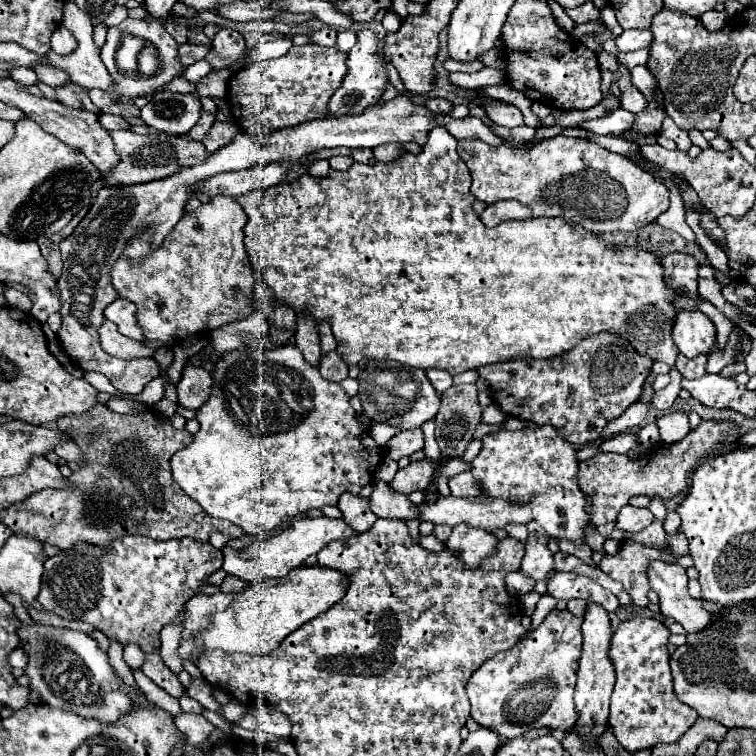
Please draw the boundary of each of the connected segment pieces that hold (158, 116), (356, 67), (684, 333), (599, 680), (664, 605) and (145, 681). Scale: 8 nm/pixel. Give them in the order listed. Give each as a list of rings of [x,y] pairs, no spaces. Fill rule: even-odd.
[[[155,93],[149,97],[149,103],[141,109],[141,119],[145,125],[169,135],[185,135],[191,127],[197,125],[199,117],[201,101],[193,99],[191,93]]]
[[[371,29],[357,31],[357,43],[349,51],[349,59],[347,59],[349,73],[347,73],[343,85],[335,91],[335,95],[329,101],[331,117],[359,115],[361,111],[365,111],[373,103],[381,101],[381,97],[383,97],[383,93],[387,89],[389,77],[387,77],[387,69],[383,67],[383,59],[377,55],[377,45],[379,45],[379,39],[377,39],[377,35]]]
[[[681,311],[673,325],[673,341],[679,351],[693,359],[697,355],[709,355],[715,345],[715,325],[701,311]]]
[[[589,603],[587,613],[583,617],[583,655],[579,661],[577,689],[575,689],[577,723],[573,727],[585,743],[597,743],[607,727],[609,697],[611,697],[611,691],[615,685],[615,669],[607,657],[609,641],[611,641],[611,625],[609,625],[607,611],[597,603]]]
[[[655,561],[649,567],[651,589],[661,597],[661,613],[681,623],[687,633],[697,633],[713,623],[713,615],[703,609],[699,599],[687,593],[687,573],[675,563]]]
[[[135,669],[133,673],[135,673],[137,687],[143,691],[143,695],[145,695],[151,703],[155,703],[155,705],[157,705],[157,707],[161,707],[163,711],[171,713],[173,717],[181,713],[179,701],[177,701],[175,697],[171,697],[171,695],[169,695],[169,693],[165,693],[161,687],[157,687],[157,685],[147,677],[147,675],[143,675],[143,671],[141,671],[141,669]]]

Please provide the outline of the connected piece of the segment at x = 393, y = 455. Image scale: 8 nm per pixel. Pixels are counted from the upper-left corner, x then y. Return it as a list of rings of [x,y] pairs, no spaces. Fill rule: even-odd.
[[[417,427],[417,429],[401,431],[399,435],[395,435],[387,443],[385,455],[393,461],[399,461],[401,457],[411,457],[419,449],[423,449],[423,431]]]

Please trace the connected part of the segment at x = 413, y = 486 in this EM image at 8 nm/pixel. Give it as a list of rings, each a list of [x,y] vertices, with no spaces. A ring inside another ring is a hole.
[[[423,459],[423,461],[417,461],[417,463],[411,463],[409,467],[397,471],[397,475],[393,477],[393,481],[389,483],[389,487],[397,493],[413,493],[413,491],[425,491],[429,487],[429,481],[431,481],[431,475],[435,471],[435,463],[431,463],[429,459]]]

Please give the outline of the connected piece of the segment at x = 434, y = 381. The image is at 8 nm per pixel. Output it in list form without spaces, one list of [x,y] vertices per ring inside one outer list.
[[[429,369],[425,371],[427,373],[427,379],[431,381],[431,385],[435,387],[437,393],[443,393],[449,389],[449,385],[453,385],[453,377],[445,371],[437,371],[437,369]]]

